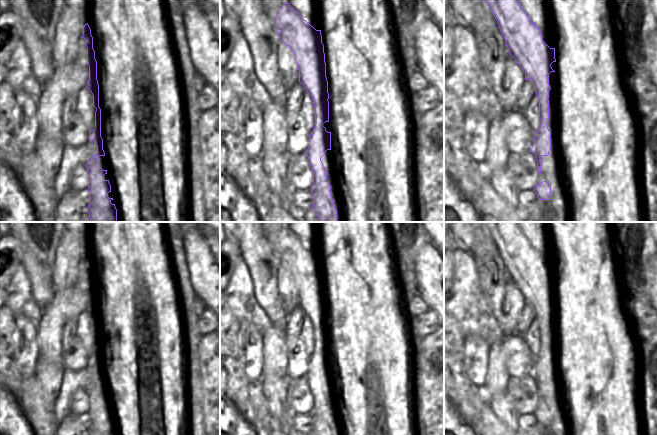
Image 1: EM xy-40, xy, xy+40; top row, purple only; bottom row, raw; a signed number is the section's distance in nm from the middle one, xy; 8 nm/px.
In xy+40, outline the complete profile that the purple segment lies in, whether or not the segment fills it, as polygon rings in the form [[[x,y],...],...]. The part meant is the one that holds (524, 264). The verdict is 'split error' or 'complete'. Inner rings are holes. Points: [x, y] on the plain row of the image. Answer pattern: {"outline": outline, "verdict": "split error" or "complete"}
{"outline": [[[483,222],[491,233],[498,251],[505,263],[505,267],[509,273],[510,279],[515,283],[517,288],[521,291],[525,297],[525,304],[531,303],[535,307],[535,317],[539,323],[539,341],[541,343],[541,349],[535,356],[535,362],[533,364],[533,371],[529,374],[535,379],[537,385],[537,398],[541,397],[541,389],[543,387],[541,380],[548,380],[551,373],[551,356],[547,351],[549,345],[549,315],[551,313],[549,309],[549,298],[555,296],[551,288],[556,286],[555,272],[550,272],[544,265],[539,252],[529,243],[516,222]]], "verdict": "complete"}

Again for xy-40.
{"outline": [[[87,248],[83,251],[82,262],[85,263],[87,271],[87,287],[89,289],[89,305],[86,309],[93,319],[93,330],[95,335],[95,353],[89,354],[89,364],[94,364],[97,369],[97,377],[85,389],[89,397],[89,429],[87,435],[117,435],[115,428],[111,425],[113,422],[108,421],[111,416],[109,404],[104,403],[107,394],[103,394],[98,385],[98,380],[105,380],[103,374],[103,363],[101,361],[101,333],[99,331],[99,308],[97,304],[97,285],[93,273],[93,261],[91,253]]], "verdict": "complete"}

